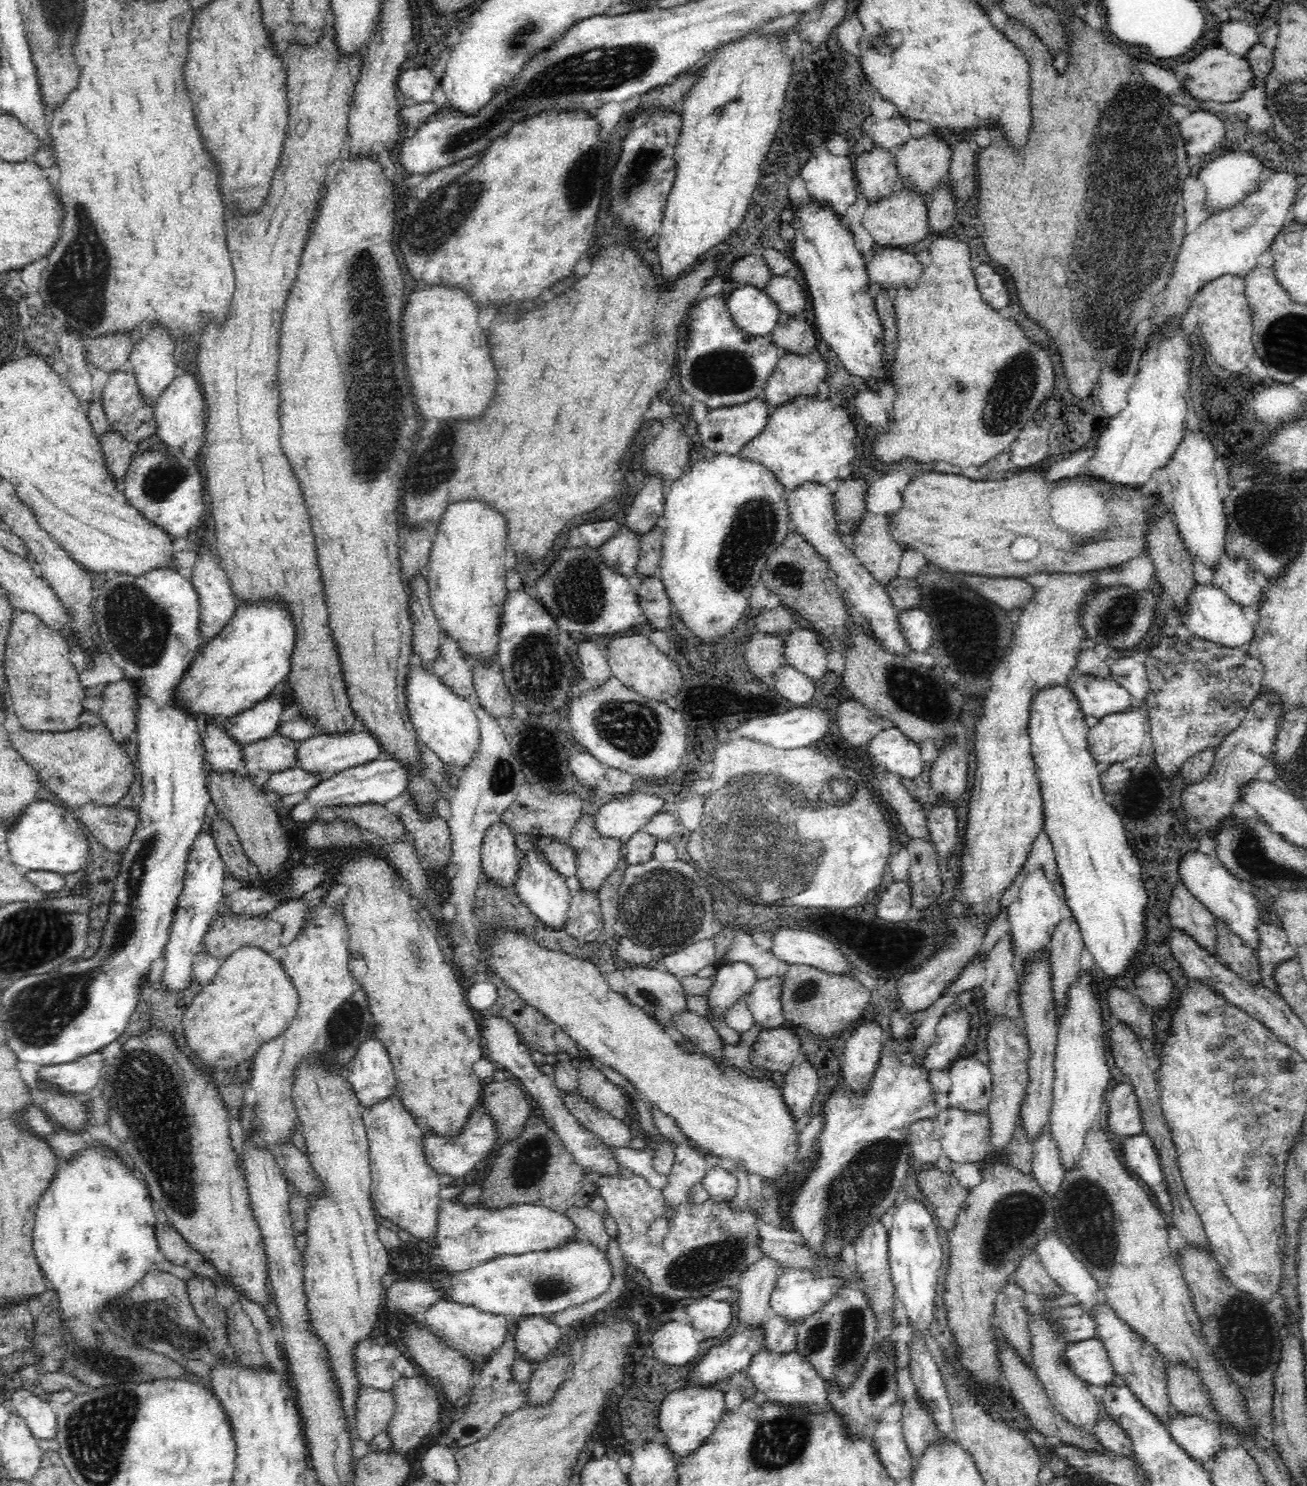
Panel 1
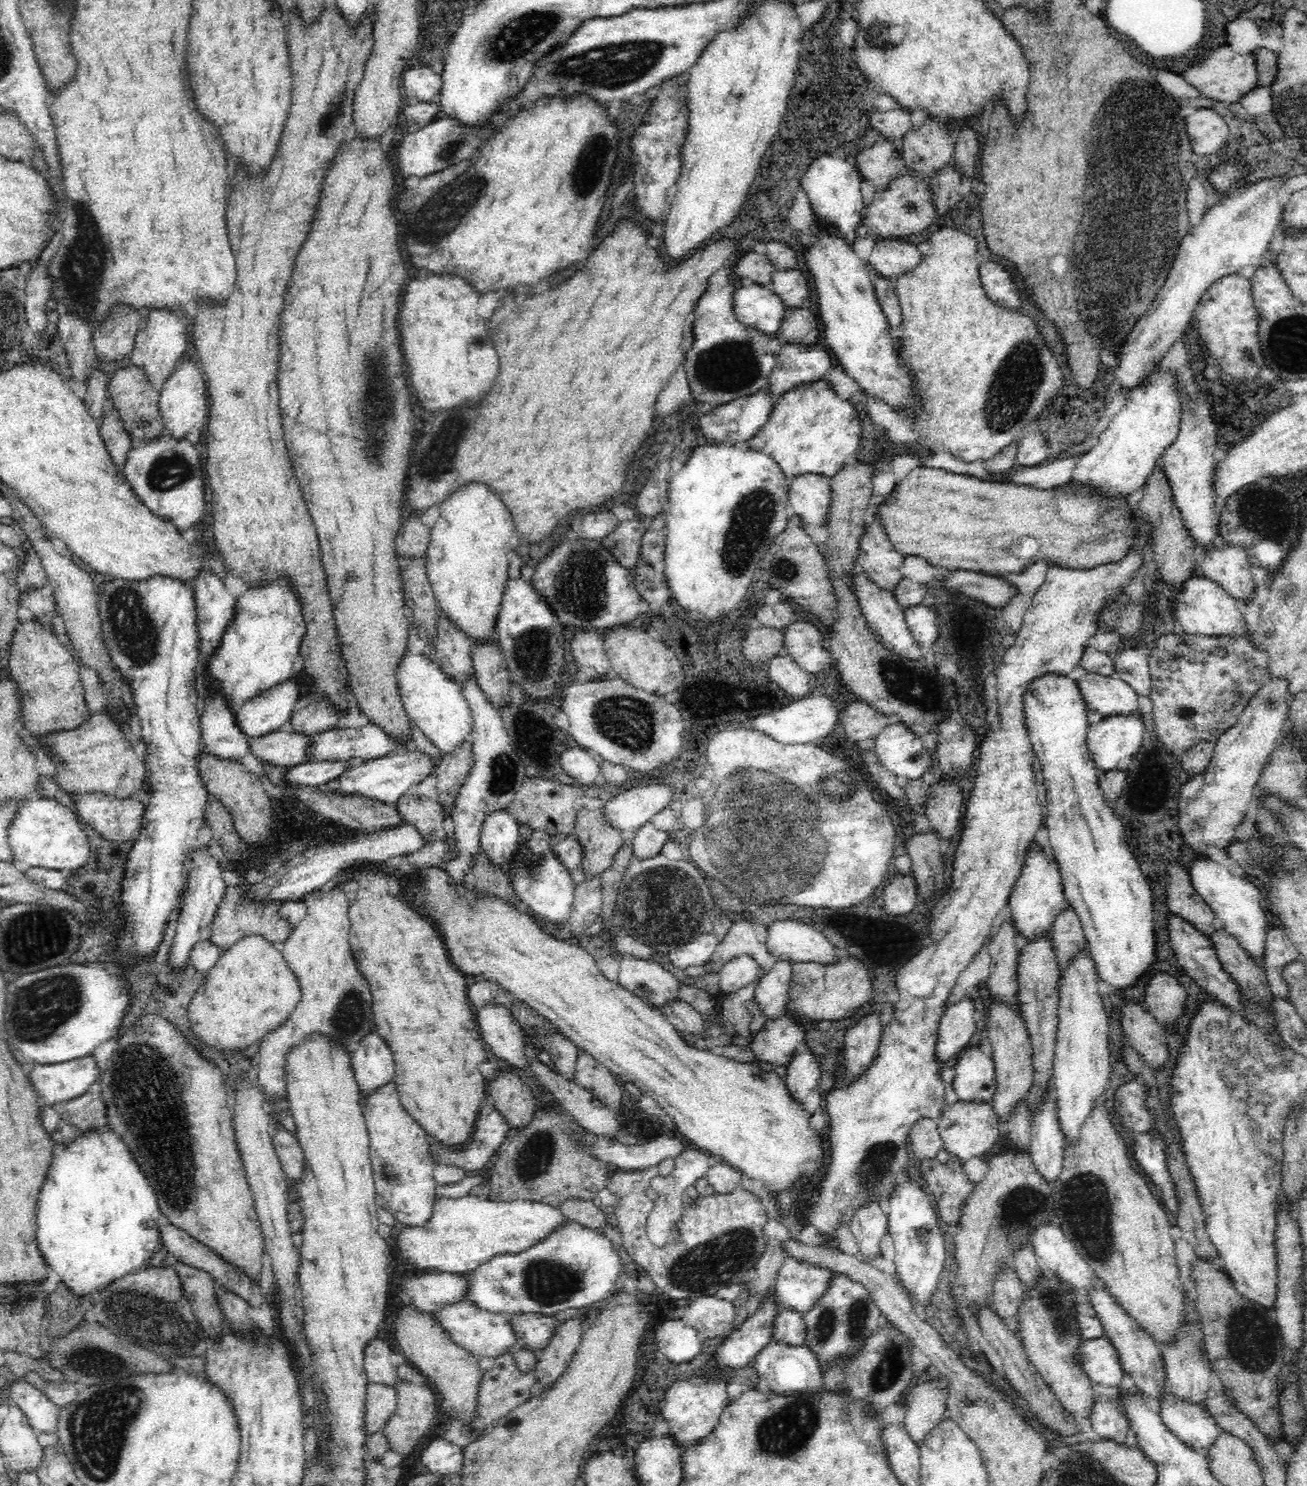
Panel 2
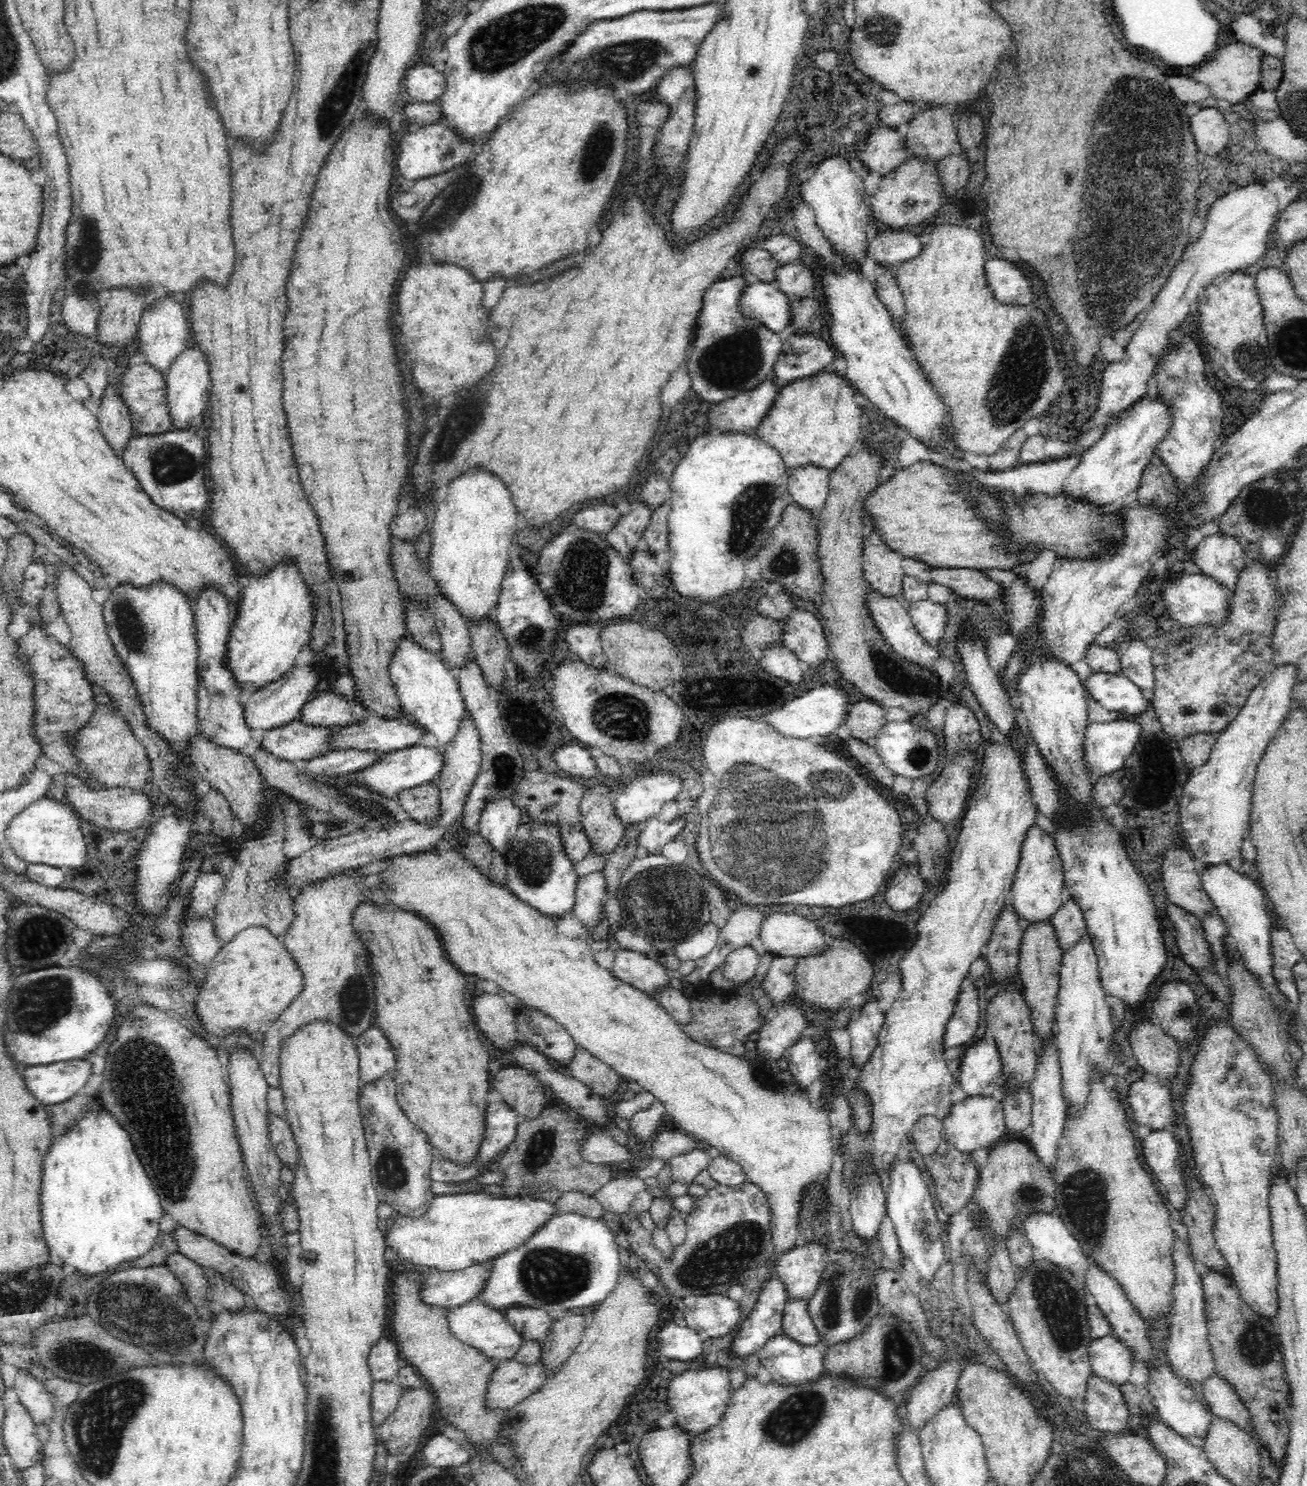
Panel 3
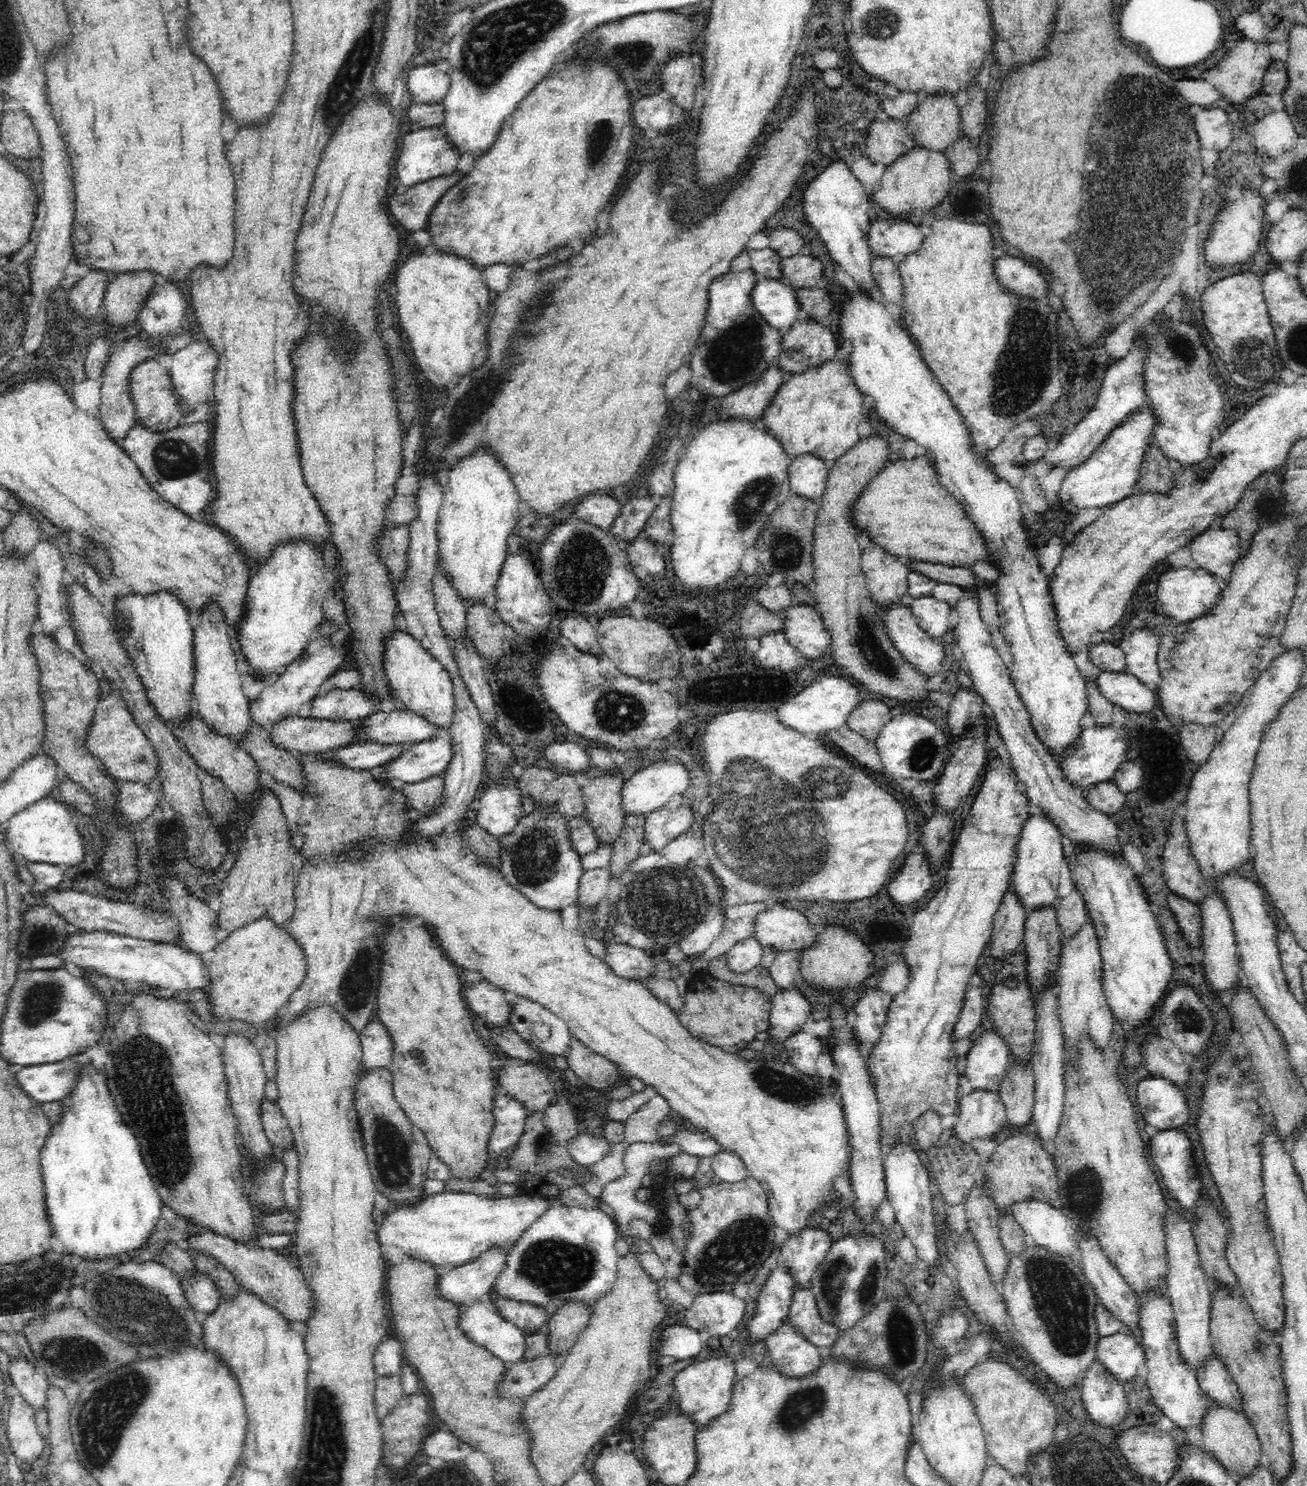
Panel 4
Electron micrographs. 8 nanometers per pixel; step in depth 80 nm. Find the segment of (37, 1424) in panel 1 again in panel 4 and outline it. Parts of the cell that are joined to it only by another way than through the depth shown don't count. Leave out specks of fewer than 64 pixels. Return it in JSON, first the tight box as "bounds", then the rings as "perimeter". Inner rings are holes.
{"bounds":[9,1353,49,1411],"perimeter":[[[22,1353],[9,1360],[9,1374],[19,1394],[32,1405],[36,1411],[44,1409],[49,1388],[48,1376],[34,1368],[34,1364]]]}

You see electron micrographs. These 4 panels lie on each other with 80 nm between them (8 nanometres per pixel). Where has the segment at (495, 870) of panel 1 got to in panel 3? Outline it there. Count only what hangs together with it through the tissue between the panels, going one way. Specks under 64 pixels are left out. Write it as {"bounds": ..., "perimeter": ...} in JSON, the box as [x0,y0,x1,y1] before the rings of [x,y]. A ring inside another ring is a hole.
{"bounds":[478,795,520,856],"perimeter":[[[512,795],[492,797],[483,806],[478,830],[490,845],[494,845],[494,849],[505,856],[507,844],[520,824],[520,807],[514,803]]]}

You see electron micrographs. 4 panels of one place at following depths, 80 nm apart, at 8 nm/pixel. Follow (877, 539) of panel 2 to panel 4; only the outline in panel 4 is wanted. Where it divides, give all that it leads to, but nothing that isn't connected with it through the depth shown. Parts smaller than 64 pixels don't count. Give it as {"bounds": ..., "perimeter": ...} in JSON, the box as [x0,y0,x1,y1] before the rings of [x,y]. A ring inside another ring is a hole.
{"bounds":[861,541,910,610],"perimeter":[[[870,541],[861,554],[861,570],[867,589],[880,610],[905,603],[910,607],[908,575],[910,570],[882,546]]]}

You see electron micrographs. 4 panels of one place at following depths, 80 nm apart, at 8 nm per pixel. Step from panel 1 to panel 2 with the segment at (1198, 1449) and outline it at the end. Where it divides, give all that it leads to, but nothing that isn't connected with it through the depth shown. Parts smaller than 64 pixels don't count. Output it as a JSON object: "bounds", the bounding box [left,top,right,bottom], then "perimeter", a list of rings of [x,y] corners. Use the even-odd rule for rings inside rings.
{"bounds":[1158,1379,1221,1449],"perimeter":[[[1166,1379],[1158,1400],[1163,1423],[1190,1447],[1207,1449],[1221,1428],[1207,1412],[1204,1402],[1192,1402],[1172,1390]]]}

